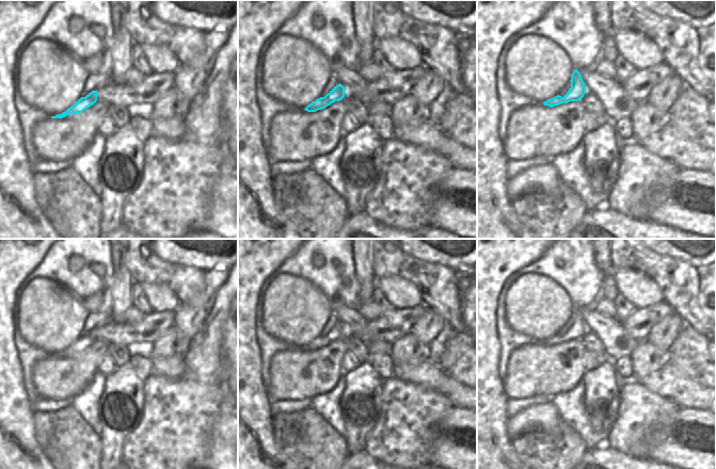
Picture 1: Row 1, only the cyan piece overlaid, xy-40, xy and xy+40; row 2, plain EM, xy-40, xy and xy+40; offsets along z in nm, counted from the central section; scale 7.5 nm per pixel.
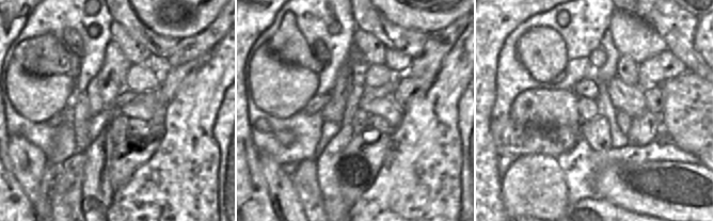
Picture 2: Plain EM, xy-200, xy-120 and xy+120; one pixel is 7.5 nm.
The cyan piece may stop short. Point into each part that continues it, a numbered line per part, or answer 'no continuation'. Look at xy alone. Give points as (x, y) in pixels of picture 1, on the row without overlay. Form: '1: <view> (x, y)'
1: xy (391, 326).

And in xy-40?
1: xy-40 (147, 330).

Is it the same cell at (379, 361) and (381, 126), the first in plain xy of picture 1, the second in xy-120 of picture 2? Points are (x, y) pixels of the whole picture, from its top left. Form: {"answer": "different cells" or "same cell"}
{"answer": "same cell"}

